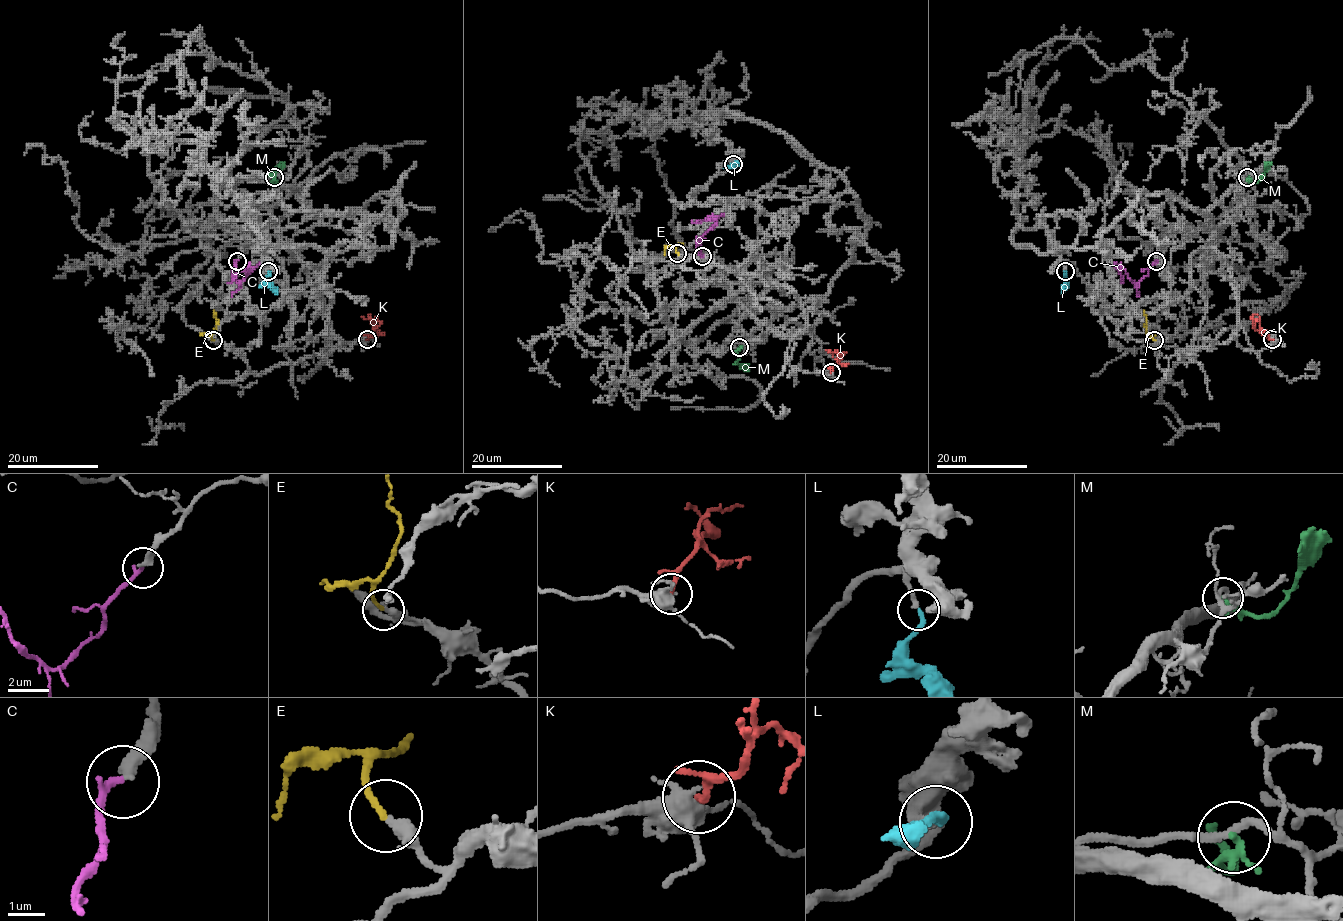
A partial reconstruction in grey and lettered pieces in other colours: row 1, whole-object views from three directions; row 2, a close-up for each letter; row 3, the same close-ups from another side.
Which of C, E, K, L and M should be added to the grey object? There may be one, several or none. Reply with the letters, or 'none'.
C, E, L

